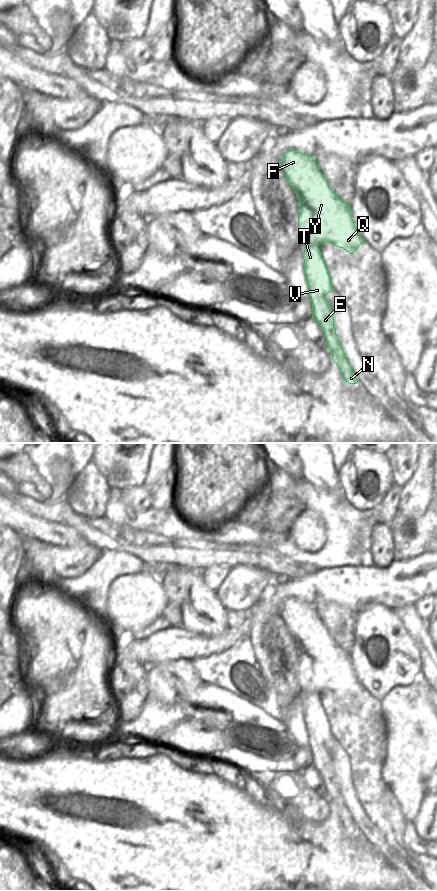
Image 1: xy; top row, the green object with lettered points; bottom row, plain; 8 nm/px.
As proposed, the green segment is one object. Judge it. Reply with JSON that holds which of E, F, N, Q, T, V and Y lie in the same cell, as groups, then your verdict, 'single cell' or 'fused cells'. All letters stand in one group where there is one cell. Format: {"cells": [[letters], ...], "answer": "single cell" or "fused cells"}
{"cells": [["E", "N", "T", "V"], ["F", "Q", "Y"]], "answer": "fused cells"}

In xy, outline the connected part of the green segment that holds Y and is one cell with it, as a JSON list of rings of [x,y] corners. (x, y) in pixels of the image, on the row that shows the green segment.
[[[289,150],[279,168],[300,201],[300,242],[304,246],[329,242],[353,254],[364,241],[354,225],[350,206],[330,189],[313,157]]]

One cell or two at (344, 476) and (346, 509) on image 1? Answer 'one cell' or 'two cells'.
two cells

